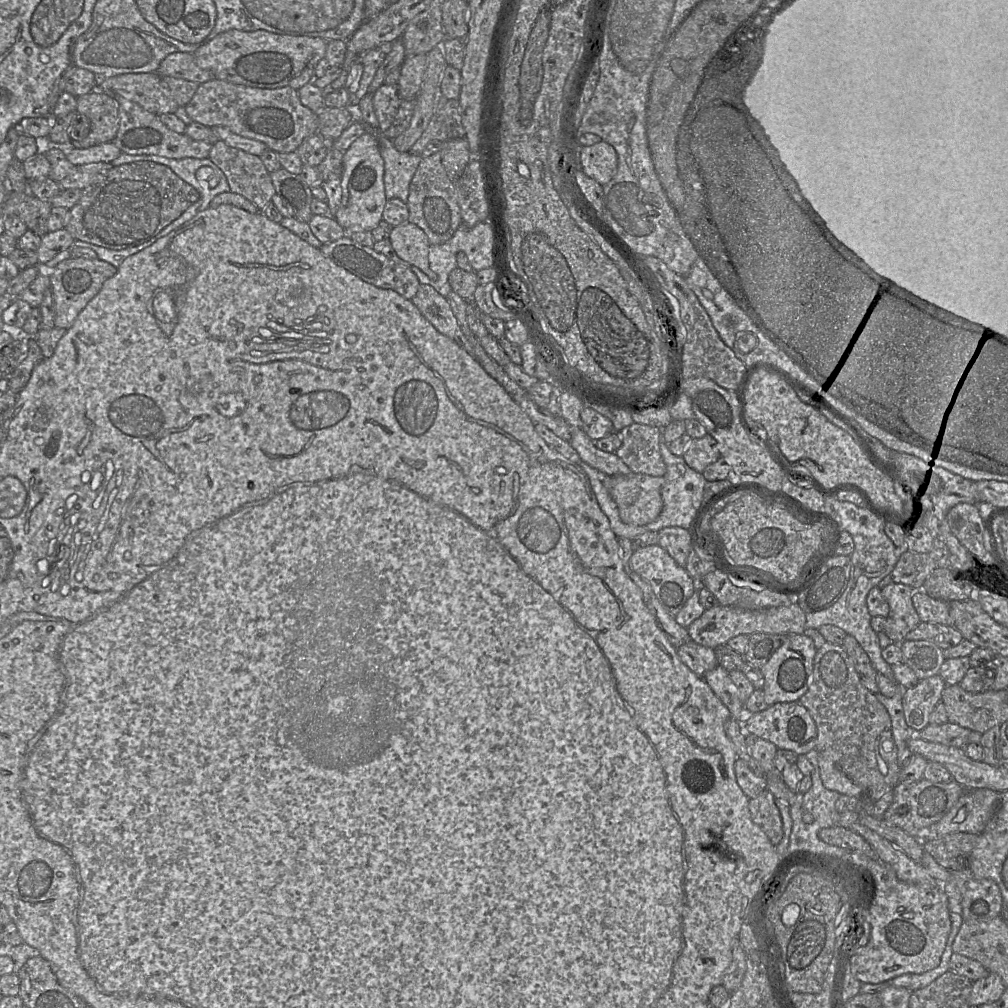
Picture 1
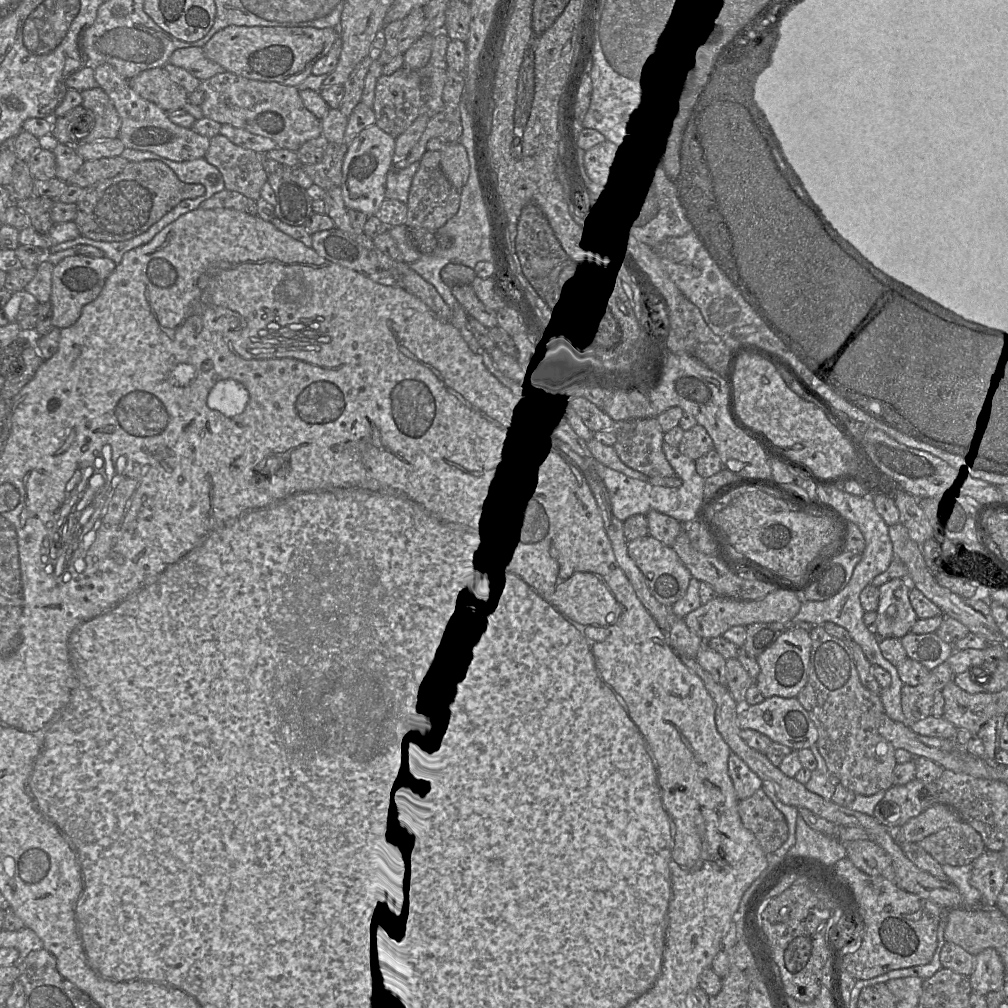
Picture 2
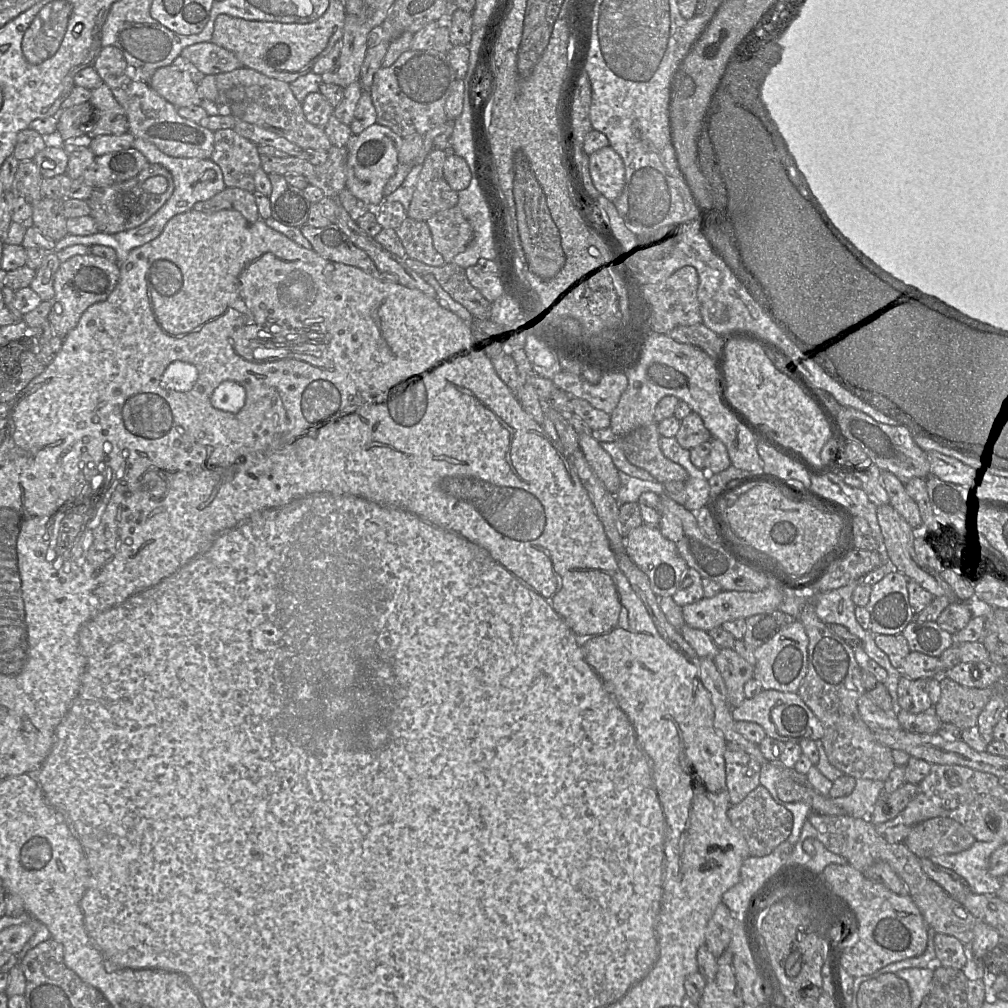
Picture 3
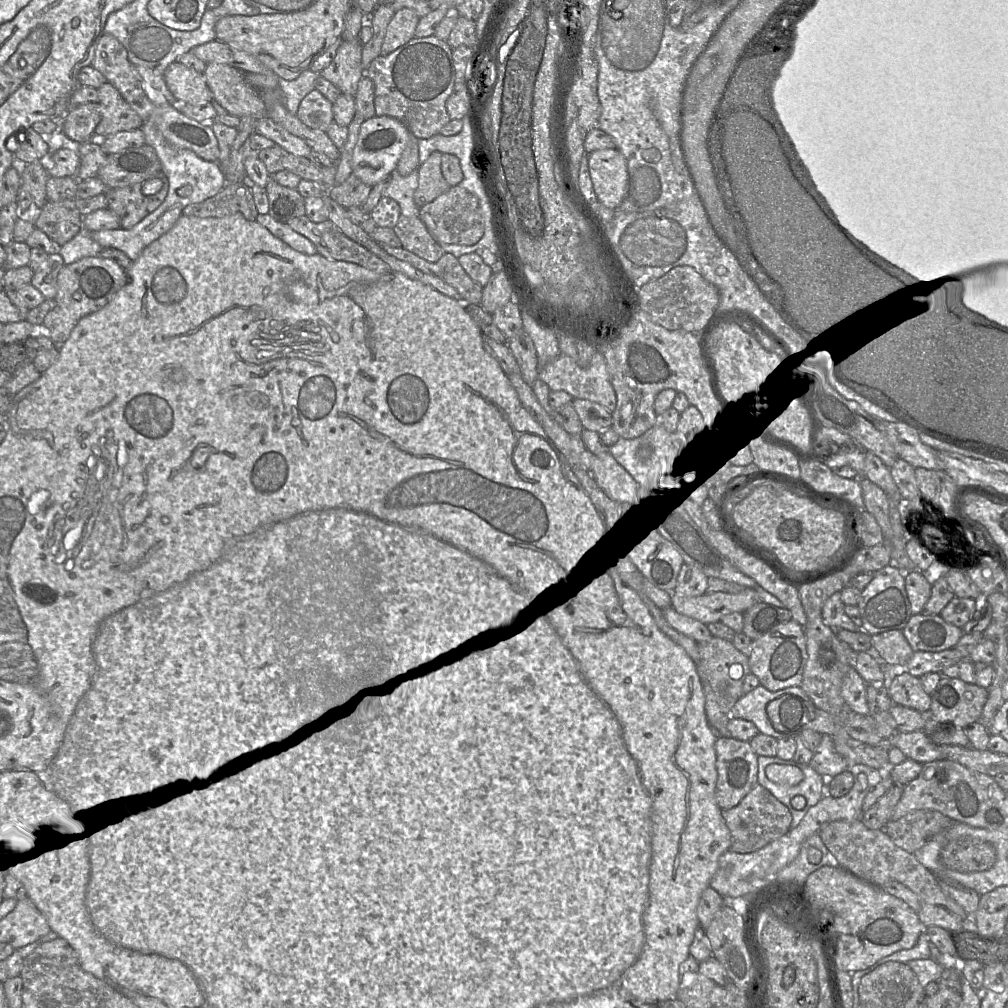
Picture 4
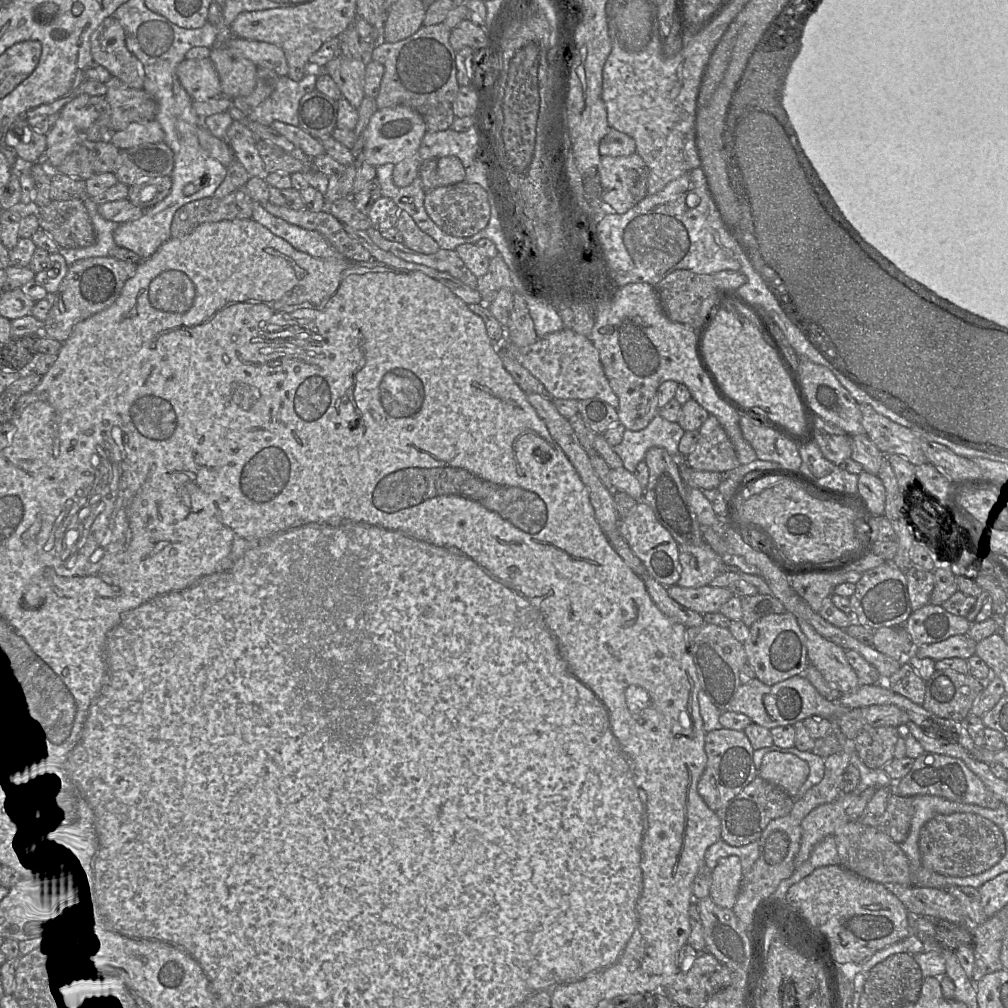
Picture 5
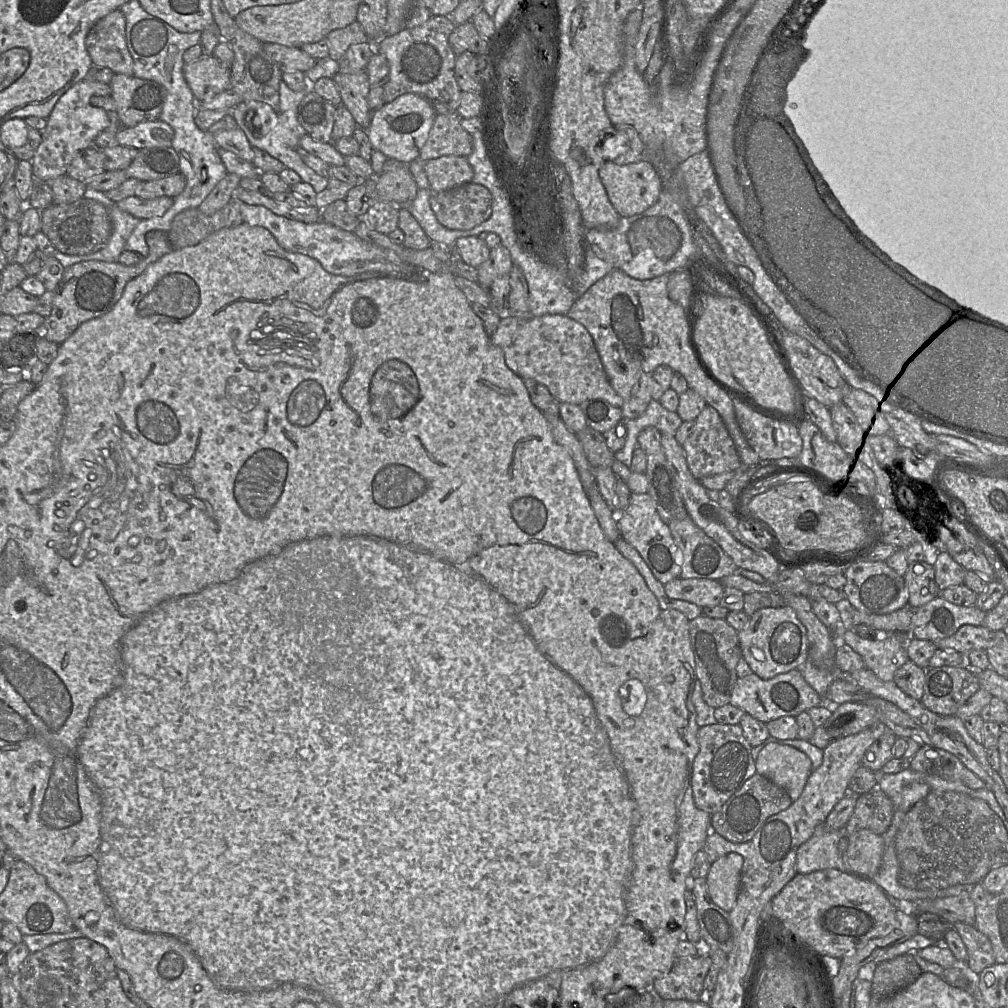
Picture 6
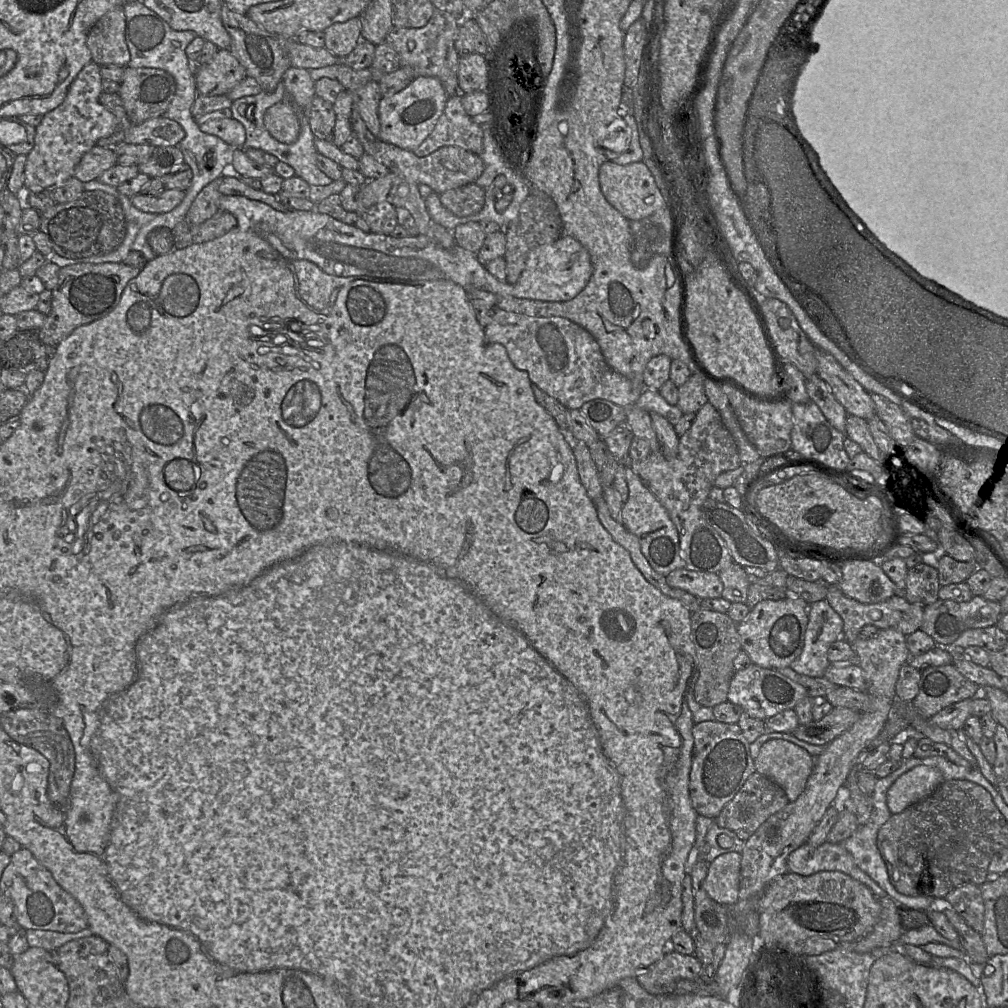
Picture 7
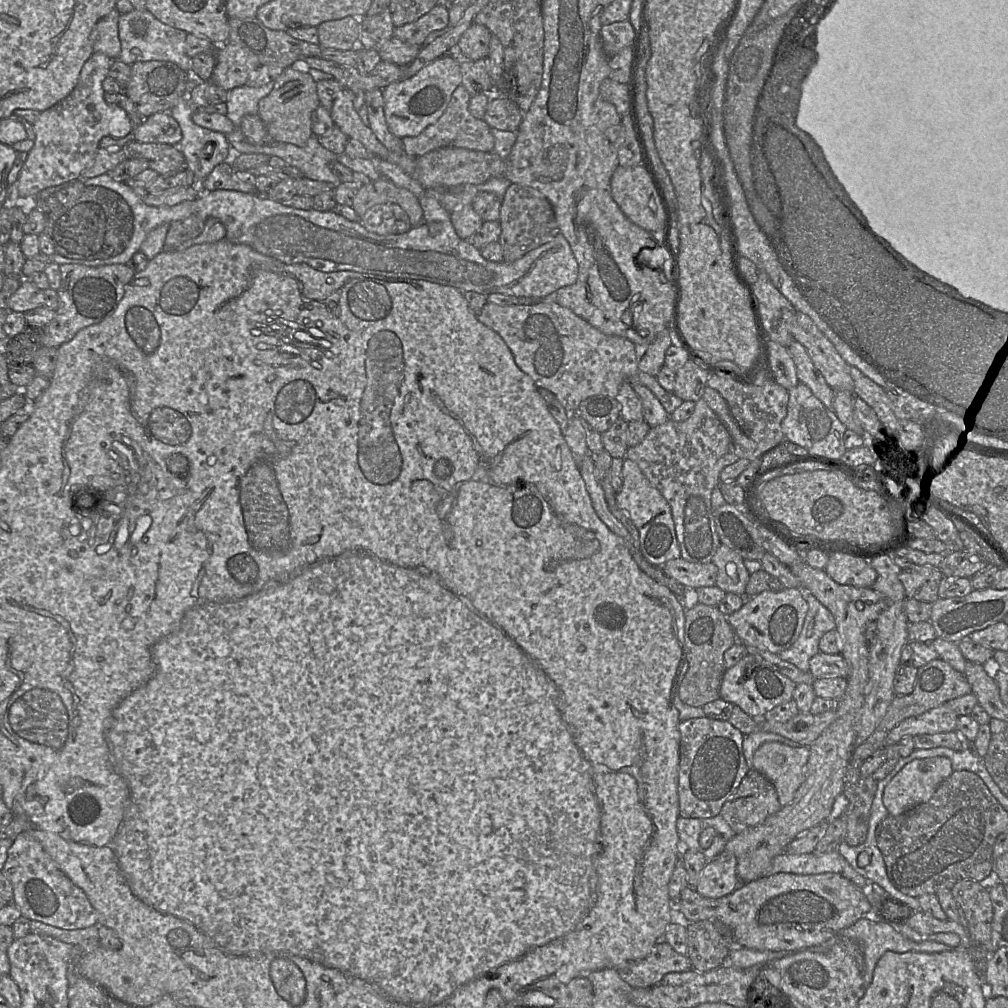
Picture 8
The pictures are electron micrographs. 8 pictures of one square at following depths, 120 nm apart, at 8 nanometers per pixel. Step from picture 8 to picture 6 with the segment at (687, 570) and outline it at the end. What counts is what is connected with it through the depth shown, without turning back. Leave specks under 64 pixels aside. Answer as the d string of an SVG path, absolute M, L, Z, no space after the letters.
M676 578L664 585L666 595L672 599L691 602L700 608L720 605L724 587L718 580Z

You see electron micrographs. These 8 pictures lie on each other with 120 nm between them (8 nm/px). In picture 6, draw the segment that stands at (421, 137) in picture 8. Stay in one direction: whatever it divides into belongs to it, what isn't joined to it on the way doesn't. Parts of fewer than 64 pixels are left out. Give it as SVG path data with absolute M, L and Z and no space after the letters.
M457 112L437 114L419 158L427 162L442 156L468 157L473 151L472 135L461 126Z

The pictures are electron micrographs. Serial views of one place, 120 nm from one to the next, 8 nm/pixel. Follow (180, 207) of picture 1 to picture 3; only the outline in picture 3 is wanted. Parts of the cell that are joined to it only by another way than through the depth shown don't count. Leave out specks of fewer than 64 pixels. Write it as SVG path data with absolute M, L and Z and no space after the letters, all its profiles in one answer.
M149 163L135 177L110 186L94 188L87 200L90 216L100 233L116 234L140 226L154 215L171 197L174 182L171 173L159 164Z

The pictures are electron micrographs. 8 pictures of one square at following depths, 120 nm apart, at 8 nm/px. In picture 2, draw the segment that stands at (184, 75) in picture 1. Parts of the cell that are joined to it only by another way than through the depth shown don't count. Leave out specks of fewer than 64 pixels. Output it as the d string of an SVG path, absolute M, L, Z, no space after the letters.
M202 47L177 49L171 54L168 63L187 70L201 81L225 71L221 65L205 56Z

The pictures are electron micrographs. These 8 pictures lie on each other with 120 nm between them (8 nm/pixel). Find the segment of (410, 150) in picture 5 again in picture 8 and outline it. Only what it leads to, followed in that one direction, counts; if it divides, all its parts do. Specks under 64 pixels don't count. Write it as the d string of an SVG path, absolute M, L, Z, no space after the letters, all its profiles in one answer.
M444 54L414 76L395 81L383 89L384 114L391 133L400 139L415 137L438 121L445 112L452 93L462 82L460 60L455 54Z

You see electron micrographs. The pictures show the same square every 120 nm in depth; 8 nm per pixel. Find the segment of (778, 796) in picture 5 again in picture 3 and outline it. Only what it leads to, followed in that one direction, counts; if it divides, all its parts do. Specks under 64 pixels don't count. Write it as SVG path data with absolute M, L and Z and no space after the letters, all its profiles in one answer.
M761 785L751 791L739 804L730 806L727 816L745 838L751 857L769 855L777 846L787 841L793 828L792 813L776 803L769 791Z

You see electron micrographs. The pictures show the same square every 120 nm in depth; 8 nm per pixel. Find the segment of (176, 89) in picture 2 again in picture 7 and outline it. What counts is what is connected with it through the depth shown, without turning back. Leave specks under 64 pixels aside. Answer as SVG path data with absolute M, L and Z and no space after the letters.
M218 49L212 60L194 67L197 95L227 95L246 78L245 70L229 49Z

